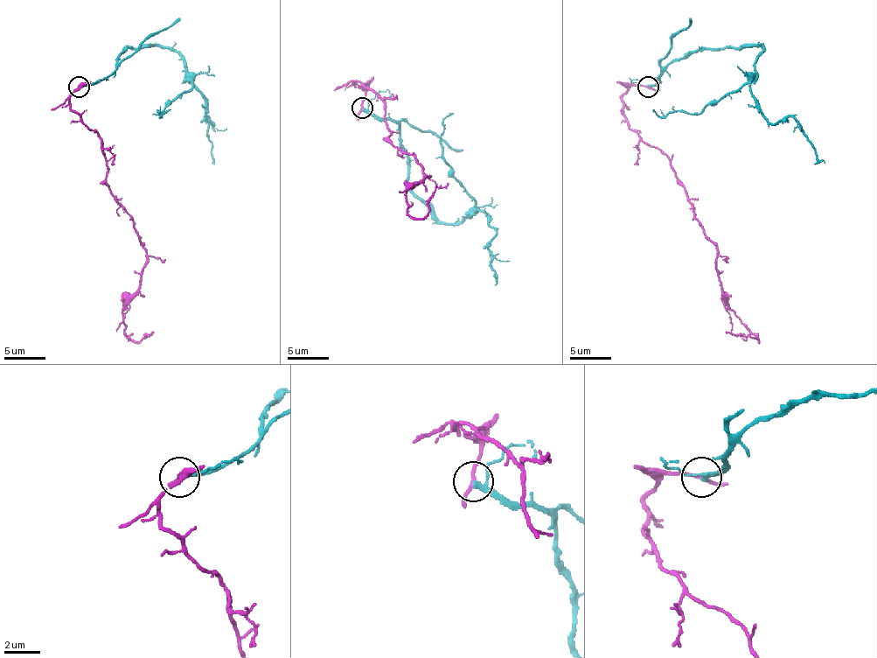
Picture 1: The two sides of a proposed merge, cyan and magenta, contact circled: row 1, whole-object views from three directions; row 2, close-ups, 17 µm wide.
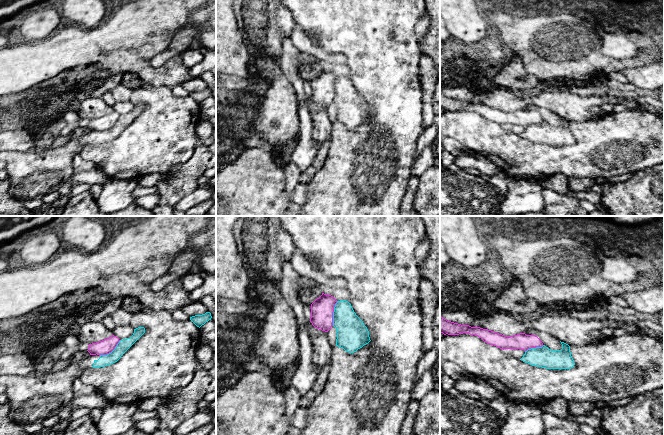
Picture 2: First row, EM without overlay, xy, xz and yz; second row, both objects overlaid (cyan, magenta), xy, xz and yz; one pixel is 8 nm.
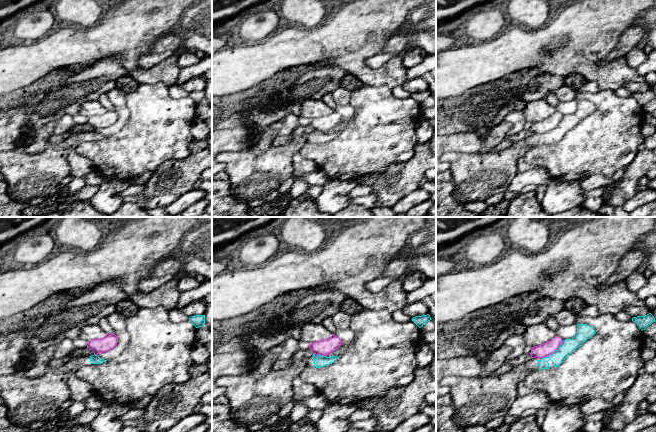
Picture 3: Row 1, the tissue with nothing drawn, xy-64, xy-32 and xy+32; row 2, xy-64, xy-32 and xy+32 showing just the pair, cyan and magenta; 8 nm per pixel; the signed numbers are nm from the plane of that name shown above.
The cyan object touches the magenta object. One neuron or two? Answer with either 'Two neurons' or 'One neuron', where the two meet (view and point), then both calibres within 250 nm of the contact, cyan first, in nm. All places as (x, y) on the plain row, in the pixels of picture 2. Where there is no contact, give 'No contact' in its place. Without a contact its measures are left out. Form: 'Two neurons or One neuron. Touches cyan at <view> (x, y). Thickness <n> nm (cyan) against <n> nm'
Two neurons. Touches cyan at xz (333, 89). Thickness 240 nm (cyan) against 180 nm

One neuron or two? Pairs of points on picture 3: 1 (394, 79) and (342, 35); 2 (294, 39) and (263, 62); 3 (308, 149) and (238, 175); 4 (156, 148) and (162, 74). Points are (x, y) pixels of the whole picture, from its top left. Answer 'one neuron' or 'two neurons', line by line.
1: one neuron
2: one neuron
3: two neurons
4: two neurons

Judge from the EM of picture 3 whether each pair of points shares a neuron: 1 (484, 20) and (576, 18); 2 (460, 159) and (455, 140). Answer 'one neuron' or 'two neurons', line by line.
1: two neurons
2: two neurons

